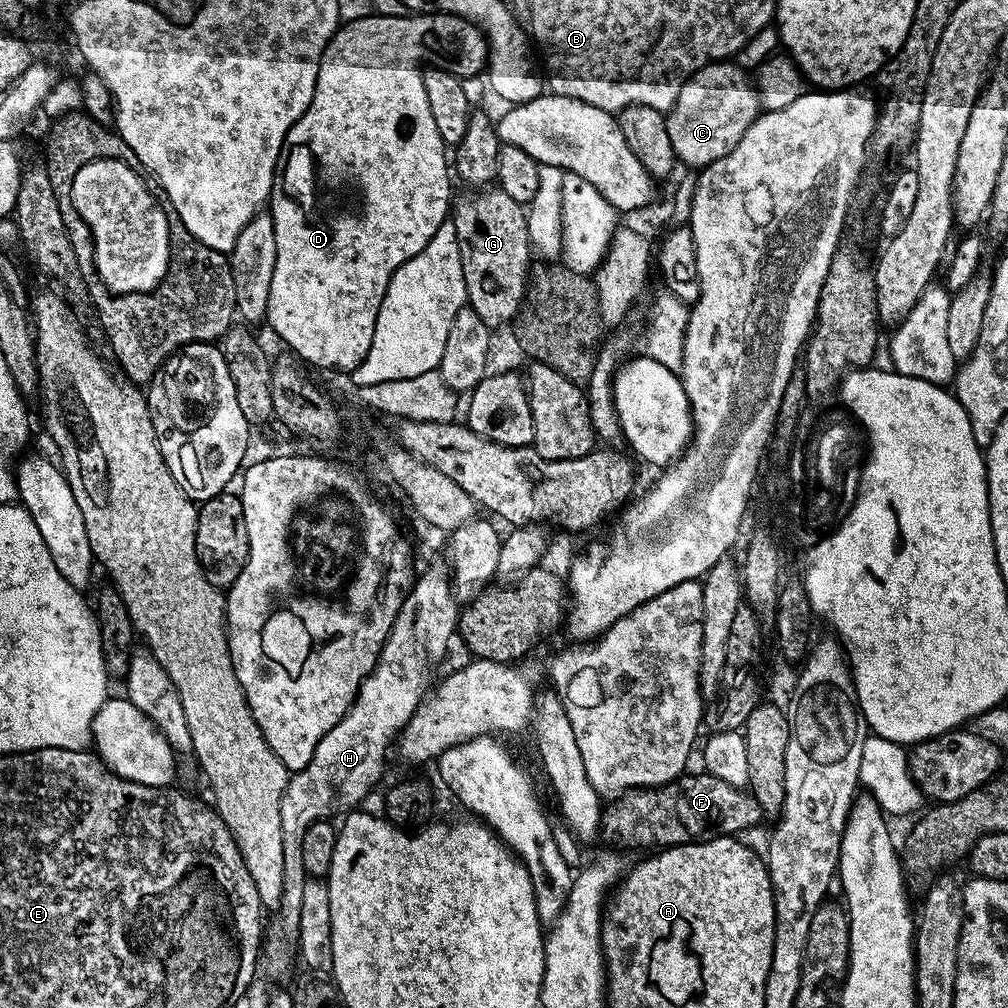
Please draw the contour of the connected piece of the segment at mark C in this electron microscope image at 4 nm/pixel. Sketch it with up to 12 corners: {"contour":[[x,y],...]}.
{"contour":[[736,62],[698,69],[666,114],[681,165],[730,154],[760,115]]}

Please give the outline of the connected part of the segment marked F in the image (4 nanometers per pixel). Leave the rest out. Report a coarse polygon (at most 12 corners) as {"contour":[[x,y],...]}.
{"contour":[[707,774],[634,788],[603,835],[663,850],[765,819],[751,791]]}

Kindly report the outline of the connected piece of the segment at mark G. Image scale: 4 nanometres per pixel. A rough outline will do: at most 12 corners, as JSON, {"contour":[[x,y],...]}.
{"contour":[[499,186],[450,212],[466,304],[489,330],[528,285],[526,208]]}

